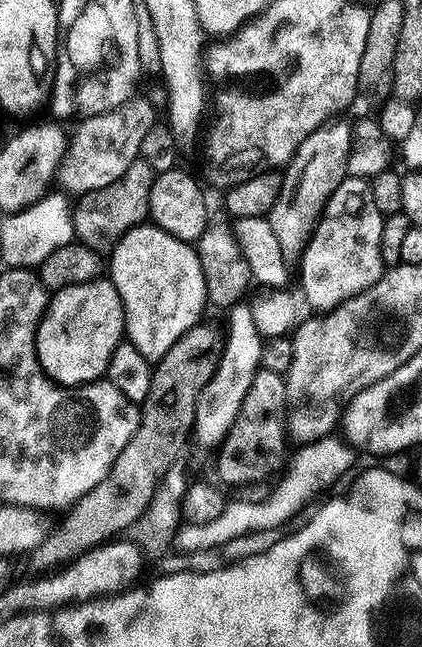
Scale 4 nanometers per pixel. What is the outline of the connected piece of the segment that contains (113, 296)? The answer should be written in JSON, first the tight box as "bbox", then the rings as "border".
{"bbox":[36,278,124,386],"border":[[[97,278],[55,289],[48,309],[36,327],[36,361],[40,371],[61,386],[79,386],[99,380],[108,371],[110,354],[124,336],[124,311],[111,279]]]}

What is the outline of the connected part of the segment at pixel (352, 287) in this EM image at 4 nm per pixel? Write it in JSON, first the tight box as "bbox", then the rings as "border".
{"bbox":[300,176,386,314],"border":[[[348,176],[330,194],[315,223],[308,244],[300,253],[300,288],[313,313],[323,314],[344,300],[374,286],[386,271],[380,254],[384,217],[372,205],[372,189],[362,176]]]}

